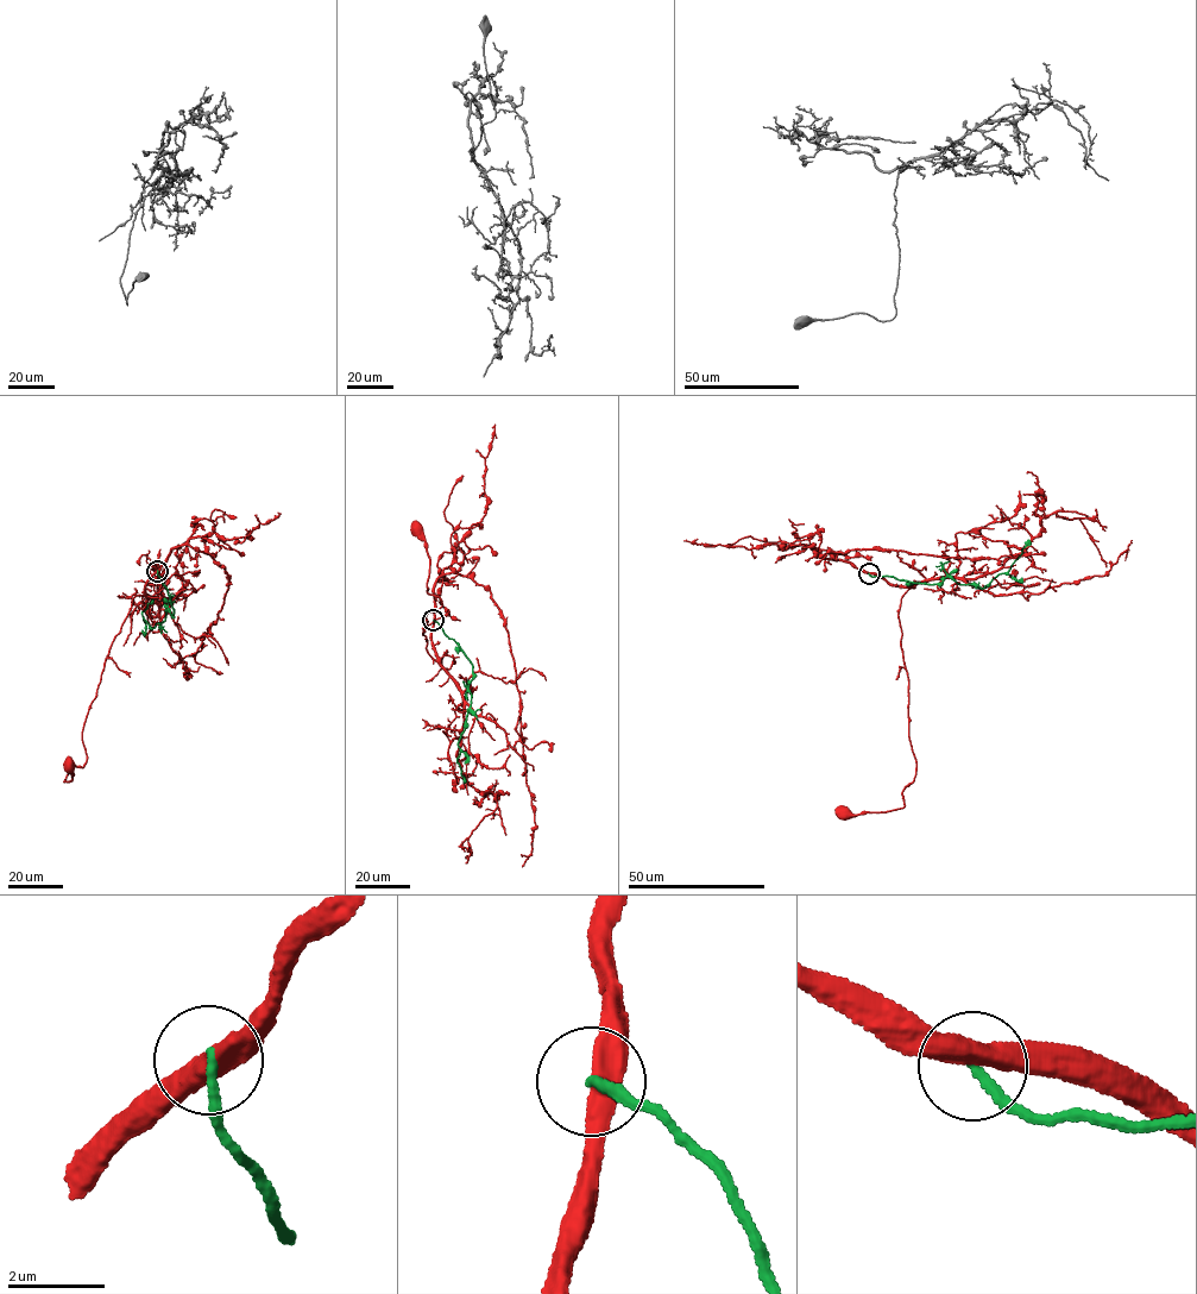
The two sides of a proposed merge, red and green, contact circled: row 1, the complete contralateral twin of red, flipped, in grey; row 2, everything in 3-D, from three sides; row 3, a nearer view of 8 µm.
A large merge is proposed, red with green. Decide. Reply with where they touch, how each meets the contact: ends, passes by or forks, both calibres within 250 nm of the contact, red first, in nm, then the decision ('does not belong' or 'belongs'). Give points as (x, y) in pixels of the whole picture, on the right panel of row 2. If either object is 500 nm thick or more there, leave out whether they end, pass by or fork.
place (869, 573); red passes by; green ends; calibres 480 and 200 nm; does not belong

